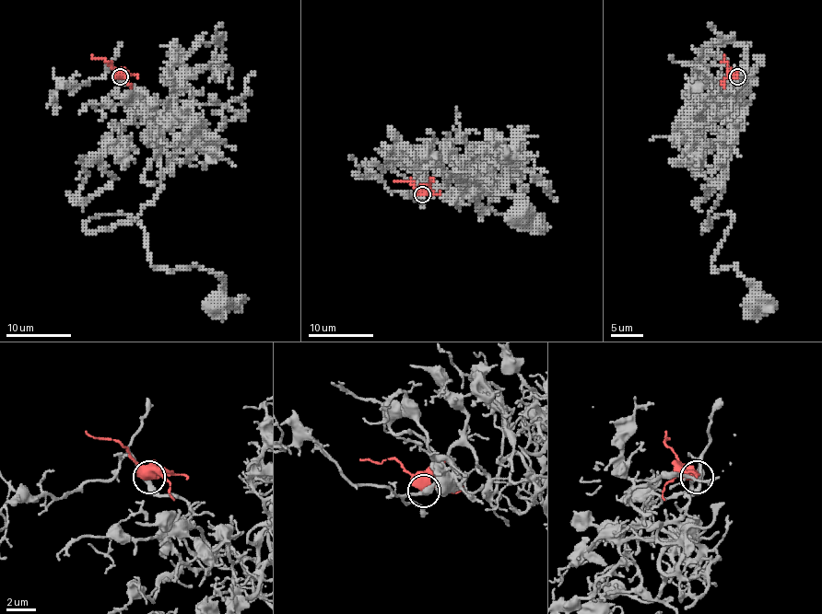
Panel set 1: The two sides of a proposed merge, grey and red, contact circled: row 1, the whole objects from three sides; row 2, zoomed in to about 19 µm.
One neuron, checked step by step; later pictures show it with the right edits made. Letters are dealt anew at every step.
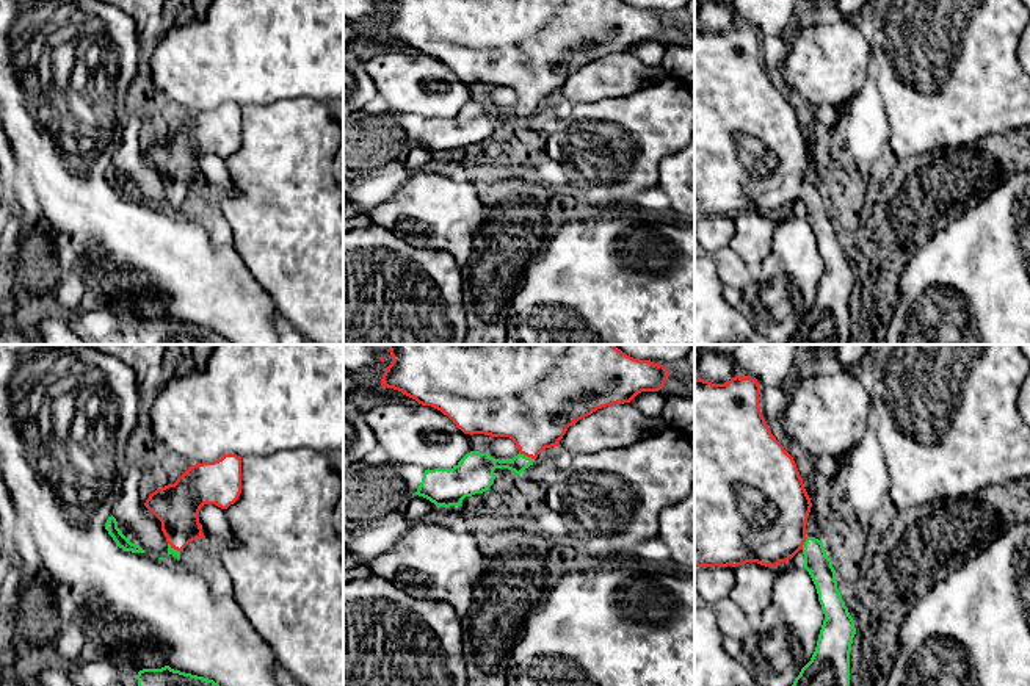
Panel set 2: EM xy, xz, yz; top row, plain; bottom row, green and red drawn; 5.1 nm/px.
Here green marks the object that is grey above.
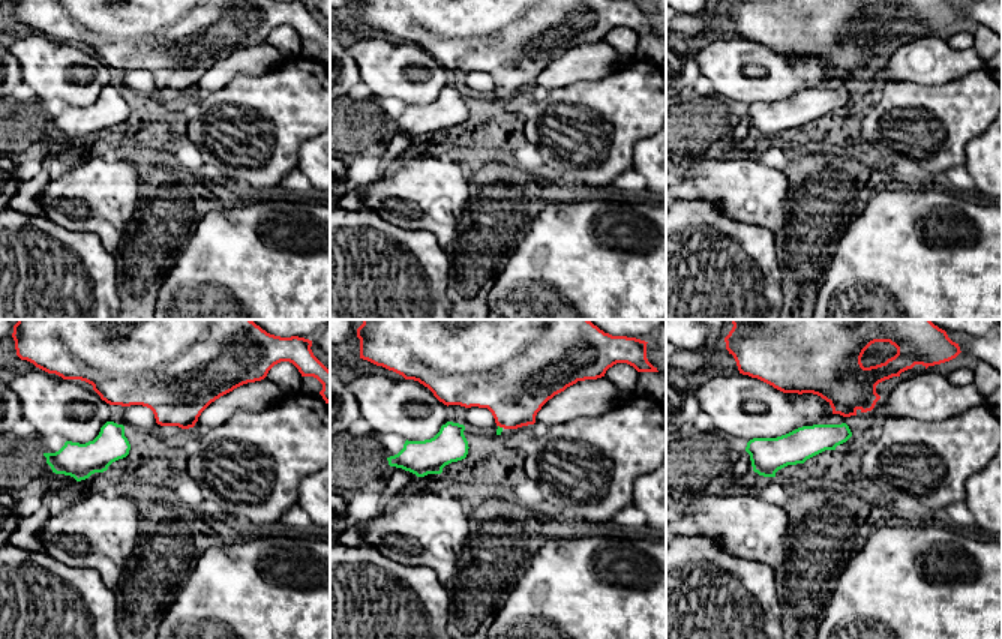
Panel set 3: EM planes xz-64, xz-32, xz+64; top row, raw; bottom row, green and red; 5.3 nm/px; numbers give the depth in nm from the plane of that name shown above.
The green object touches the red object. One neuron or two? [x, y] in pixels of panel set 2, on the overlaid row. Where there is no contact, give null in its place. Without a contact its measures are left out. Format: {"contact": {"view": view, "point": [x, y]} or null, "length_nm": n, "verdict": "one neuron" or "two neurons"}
{"contact": {"view": "xz", "point": [525, 456]}, "length_nm": 90, "verdict": "one neuron"}

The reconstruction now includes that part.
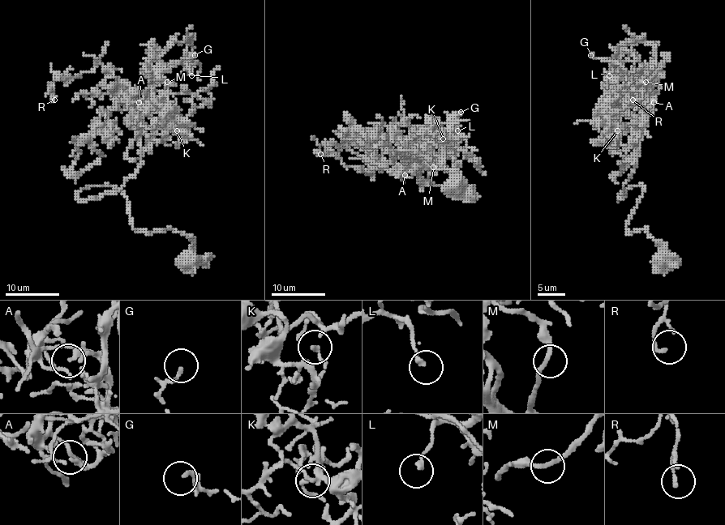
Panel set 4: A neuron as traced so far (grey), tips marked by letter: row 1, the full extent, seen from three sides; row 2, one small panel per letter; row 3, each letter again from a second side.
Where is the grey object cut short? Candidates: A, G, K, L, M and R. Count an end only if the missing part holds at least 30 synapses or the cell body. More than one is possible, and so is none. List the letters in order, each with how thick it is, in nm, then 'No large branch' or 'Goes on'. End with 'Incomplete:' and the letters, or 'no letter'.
A: Thickness 220 nm. No large branch
G: Thickness 140 nm. No large branch
K: Thickness 160 nm. No large branch
L: Thickness 200 nm. No large branch
M: Thickness 190 nm. No large branch
R: Thickness 160 nm. No large branch
Incomplete: no letter

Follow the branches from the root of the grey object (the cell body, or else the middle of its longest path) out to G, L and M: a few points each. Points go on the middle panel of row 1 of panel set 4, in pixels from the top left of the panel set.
G: (455, 185), (414, 148), (381, 166), (342, 140), (433, 166), (410, 155), (435, 136), (456, 144), (461, 112)
L: (455, 185), (456, 174), (414, 148), (381, 166), (342, 140), (433, 166), (413, 162), (415, 145), (457, 130)
M: (455, 185), (456, 174), (414, 148), (381, 166), (342, 140), (433, 166), (413, 162), (417, 150), (433, 167)

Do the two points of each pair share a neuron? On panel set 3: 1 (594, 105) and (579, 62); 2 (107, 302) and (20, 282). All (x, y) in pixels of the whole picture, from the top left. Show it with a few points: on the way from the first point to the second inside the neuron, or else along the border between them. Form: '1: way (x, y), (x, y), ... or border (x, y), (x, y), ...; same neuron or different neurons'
1: border (620, 71), (593, 80), (576, 80), (551, 89); different neurons
2: way (86, 302), (41, 302); same neuron

